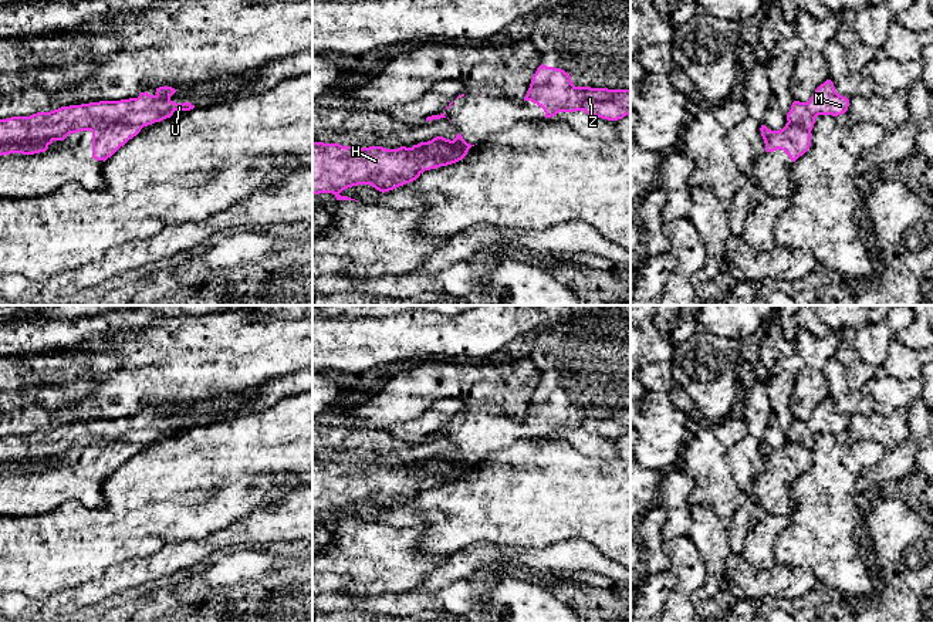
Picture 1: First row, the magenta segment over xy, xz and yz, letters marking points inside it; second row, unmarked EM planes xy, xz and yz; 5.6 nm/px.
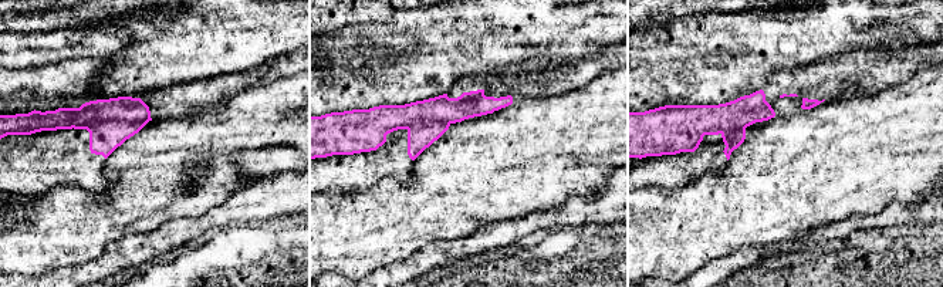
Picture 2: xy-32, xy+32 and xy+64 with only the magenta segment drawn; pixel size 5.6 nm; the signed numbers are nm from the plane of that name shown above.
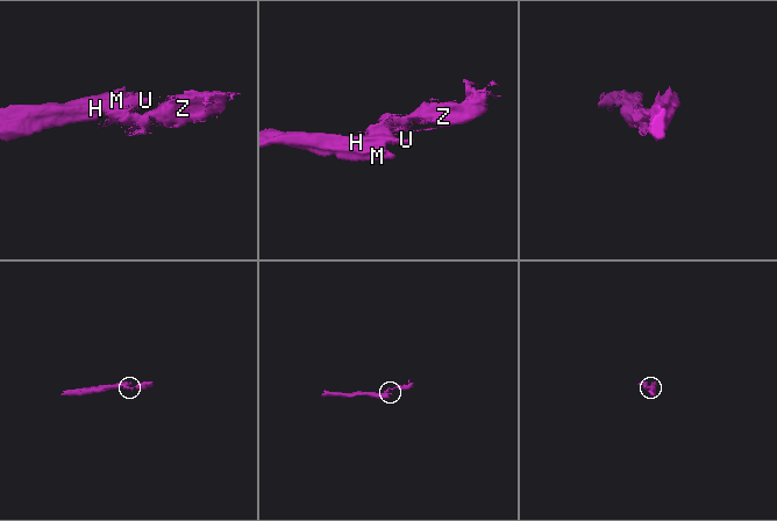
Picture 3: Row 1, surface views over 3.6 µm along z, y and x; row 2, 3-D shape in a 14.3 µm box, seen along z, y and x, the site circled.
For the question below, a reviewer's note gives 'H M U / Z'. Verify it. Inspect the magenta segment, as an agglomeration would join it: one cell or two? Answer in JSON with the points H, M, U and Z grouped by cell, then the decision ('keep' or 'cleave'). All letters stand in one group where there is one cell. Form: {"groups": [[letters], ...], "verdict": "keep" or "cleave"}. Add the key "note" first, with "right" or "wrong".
{"note": "right", "groups": [["H", "M", "U"], ["Z"]], "verdict": "cleave"}

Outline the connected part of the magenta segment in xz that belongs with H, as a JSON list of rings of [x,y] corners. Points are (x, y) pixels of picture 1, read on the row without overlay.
[[[312,460],[312,514],[332,511],[337,518],[355,518],[339,511],[358,503],[371,503],[385,511],[416,498],[425,489],[462,479],[467,469],[452,470],[444,480],[420,476],[412,466],[355,466]]]

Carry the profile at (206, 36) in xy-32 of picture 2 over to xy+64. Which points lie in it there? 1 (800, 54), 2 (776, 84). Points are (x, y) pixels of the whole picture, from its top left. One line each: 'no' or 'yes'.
1: yes
2: no

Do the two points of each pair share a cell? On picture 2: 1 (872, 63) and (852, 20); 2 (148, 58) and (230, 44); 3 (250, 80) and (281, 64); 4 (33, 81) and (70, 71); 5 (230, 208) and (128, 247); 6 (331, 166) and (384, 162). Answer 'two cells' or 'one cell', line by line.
1: two cells
2: one cell
3: two cells
4: one cell
5: one cell
6: one cell

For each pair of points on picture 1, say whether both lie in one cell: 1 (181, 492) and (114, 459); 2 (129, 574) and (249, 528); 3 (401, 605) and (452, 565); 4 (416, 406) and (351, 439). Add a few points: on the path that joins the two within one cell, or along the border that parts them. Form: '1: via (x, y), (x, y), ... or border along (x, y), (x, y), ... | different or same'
1: border along (142, 446), (104, 480), (102, 489) | different
2: via (159, 565), (176, 555), (199, 550), (219, 540) | same
3: border along (453, 581), (436, 588), (415, 590) | different
4: border along (348, 426), (384, 430) | different

